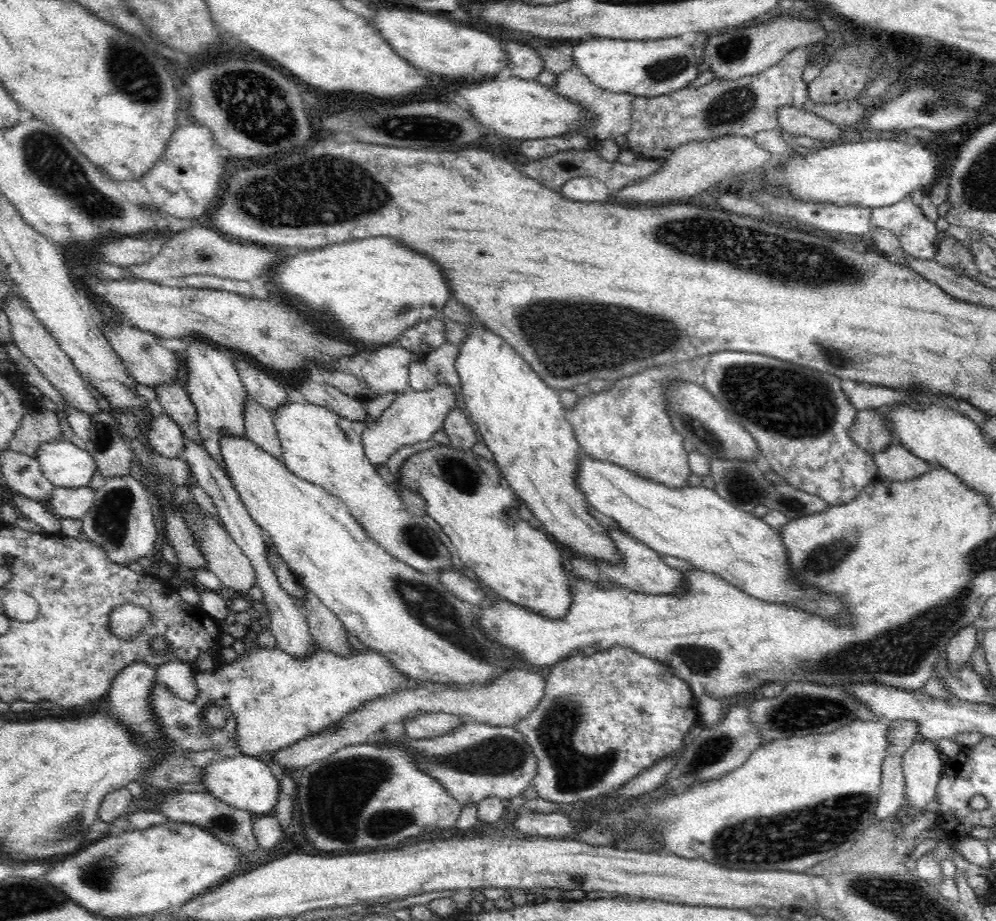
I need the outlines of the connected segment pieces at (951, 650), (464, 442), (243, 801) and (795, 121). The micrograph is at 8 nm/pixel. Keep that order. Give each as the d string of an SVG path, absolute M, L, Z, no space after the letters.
M973 625L960 630L945 648L945 659L948 661L948 671L952 675L960 673L970 662L974 648L977 647L977 629Z
M459 408L450 409L443 422L443 428L449 436L450 447L468 450L477 443L474 425Z
M242 754L235 757L218 757L203 770L201 783L209 793L230 806L251 813L268 814L278 802L280 785L266 762Z
M780 107L777 110L777 116L779 126L784 131L796 138L800 136L810 137L815 142L834 140L838 136L844 136L844 132L850 130L822 119L810 111L796 107Z

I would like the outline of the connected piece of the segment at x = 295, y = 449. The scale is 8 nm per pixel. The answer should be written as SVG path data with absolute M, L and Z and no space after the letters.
M399 391L390 393L382 397L376 397L376 400L366 402L367 417L361 421L348 420L348 418L344 418L324 408L324 406L311 403L284 402L273 412L275 427L282 445L281 460L296 476L326 489L328 493L342 500L350 509L352 516L356 518L356 521L364 527L368 536L376 540L393 557L422 573L429 570L438 572L451 566L450 558L453 549L446 547L440 541L437 532L424 522L423 517L411 513L406 508L396 488L386 483L374 468L375 466L372 466L372 463L366 458L363 442L361 441L362 432L364 432L367 423L375 421L400 394Z

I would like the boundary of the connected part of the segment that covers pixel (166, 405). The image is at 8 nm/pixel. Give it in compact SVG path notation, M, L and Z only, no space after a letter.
M178 383L157 384L153 387L158 403L162 405L165 413L180 426L186 439L202 445L203 440L199 433L197 410L185 387Z

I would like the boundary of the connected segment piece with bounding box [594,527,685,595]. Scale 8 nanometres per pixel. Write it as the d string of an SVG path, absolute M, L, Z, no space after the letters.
M611 527L605 529L609 537L615 542L619 553L623 554L623 561L621 563L610 563L602 561L602 559L594 560L603 577L609 578L609 580L631 591L638 591L645 595L681 593L685 589L682 571L666 565L658 552L640 542L636 537L620 531L620 529L612 529Z

